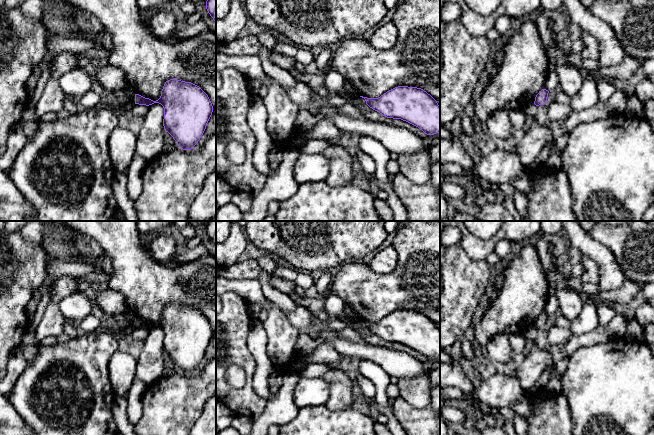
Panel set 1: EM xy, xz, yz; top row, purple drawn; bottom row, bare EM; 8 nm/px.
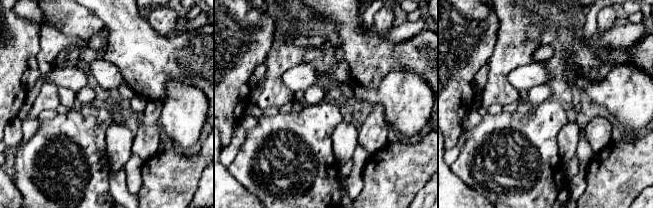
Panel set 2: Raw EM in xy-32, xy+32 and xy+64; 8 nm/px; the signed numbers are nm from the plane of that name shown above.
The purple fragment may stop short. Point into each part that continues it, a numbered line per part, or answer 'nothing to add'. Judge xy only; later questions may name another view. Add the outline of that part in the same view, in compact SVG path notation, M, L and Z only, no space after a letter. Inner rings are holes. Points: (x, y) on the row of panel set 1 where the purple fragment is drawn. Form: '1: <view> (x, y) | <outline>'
nothing to add

